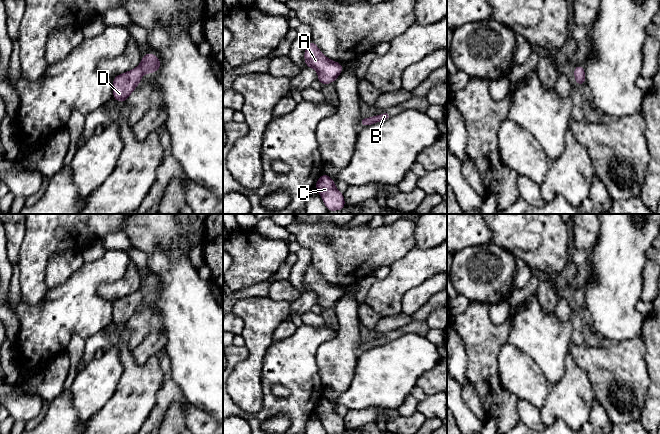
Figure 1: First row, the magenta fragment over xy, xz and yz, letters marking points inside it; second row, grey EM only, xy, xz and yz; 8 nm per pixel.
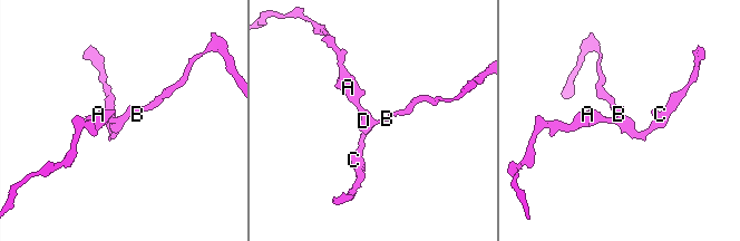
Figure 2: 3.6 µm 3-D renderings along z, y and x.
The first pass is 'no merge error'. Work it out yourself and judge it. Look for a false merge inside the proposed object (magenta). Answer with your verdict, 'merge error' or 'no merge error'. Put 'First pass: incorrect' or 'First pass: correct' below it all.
no merge error
First pass: correct

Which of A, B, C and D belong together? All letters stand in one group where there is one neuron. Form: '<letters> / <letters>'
A B C D

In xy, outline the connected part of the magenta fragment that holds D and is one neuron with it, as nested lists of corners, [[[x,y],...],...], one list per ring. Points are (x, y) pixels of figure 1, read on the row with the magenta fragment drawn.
[[[145,53],[138,67],[113,78],[113,98],[122,104],[139,85],[142,75],[155,73],[161,61],[153,53]]]

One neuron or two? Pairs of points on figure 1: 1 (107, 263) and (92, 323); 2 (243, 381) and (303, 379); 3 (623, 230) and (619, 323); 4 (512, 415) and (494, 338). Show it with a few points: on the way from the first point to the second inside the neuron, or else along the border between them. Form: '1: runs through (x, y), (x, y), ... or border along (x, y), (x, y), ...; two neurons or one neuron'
1: runs through (92, 278), (91, 308); one neuron
2: border along (260, 373), (260, 389), (263, 403); two neurons
3: runs through (619, 253), (619, 300); one neuron
4: runs through (493, 396), (493, 388), (489, 379), (489, 357); one neuron

